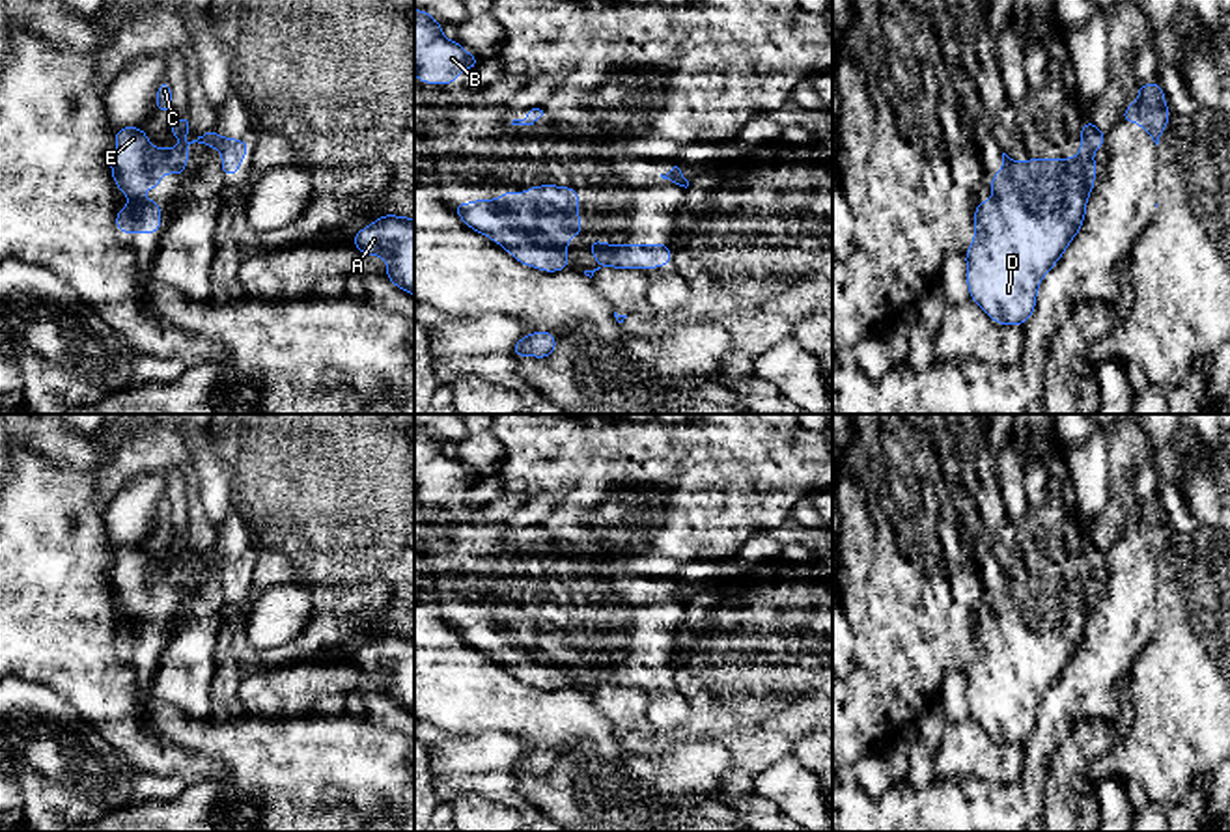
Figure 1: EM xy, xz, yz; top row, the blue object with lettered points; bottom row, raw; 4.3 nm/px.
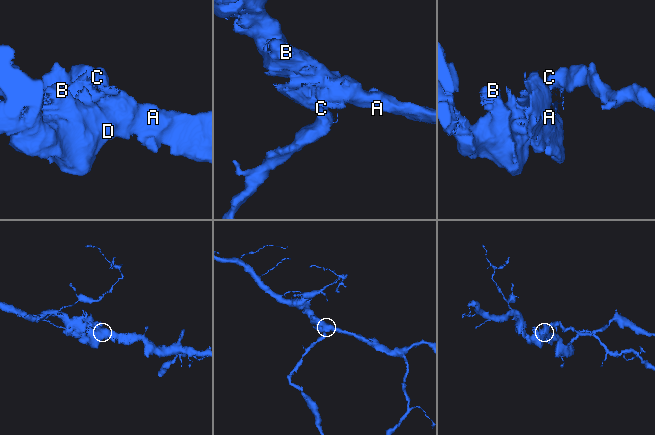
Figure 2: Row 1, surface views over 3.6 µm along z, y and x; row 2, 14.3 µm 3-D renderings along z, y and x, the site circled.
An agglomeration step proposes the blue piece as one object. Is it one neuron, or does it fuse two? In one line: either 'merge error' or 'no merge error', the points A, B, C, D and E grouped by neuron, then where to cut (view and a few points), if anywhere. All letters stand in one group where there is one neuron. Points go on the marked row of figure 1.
merge error | A B D E / C | xy (202, 138), (213, 140), (221, 148)

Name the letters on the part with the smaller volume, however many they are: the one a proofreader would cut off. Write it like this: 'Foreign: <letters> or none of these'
Foreign: C

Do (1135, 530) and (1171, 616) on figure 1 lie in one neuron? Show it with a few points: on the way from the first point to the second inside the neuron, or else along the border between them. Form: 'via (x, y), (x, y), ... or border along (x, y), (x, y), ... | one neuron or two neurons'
border along (1160, 558), (1156, 566), (1156, 620) | two neurons

